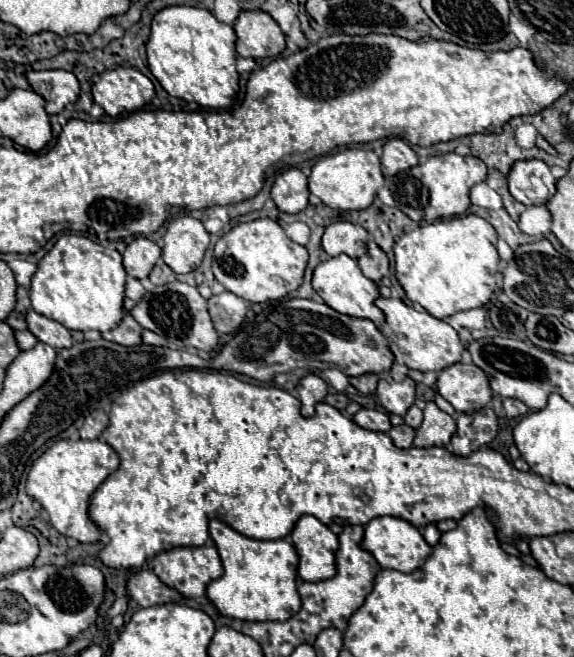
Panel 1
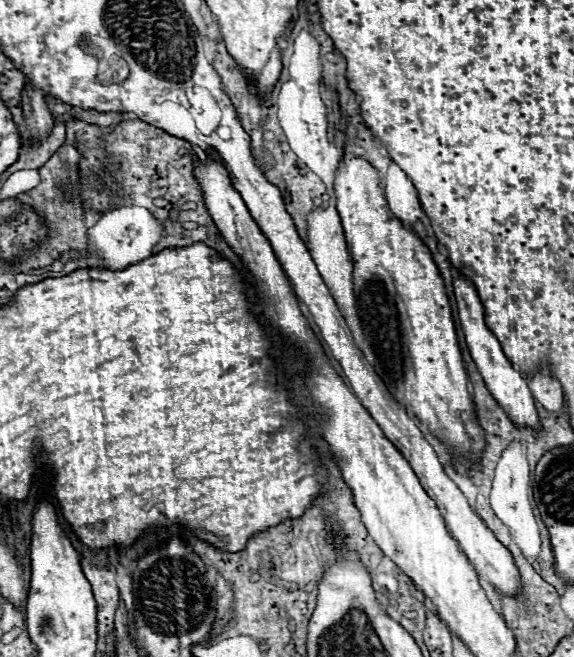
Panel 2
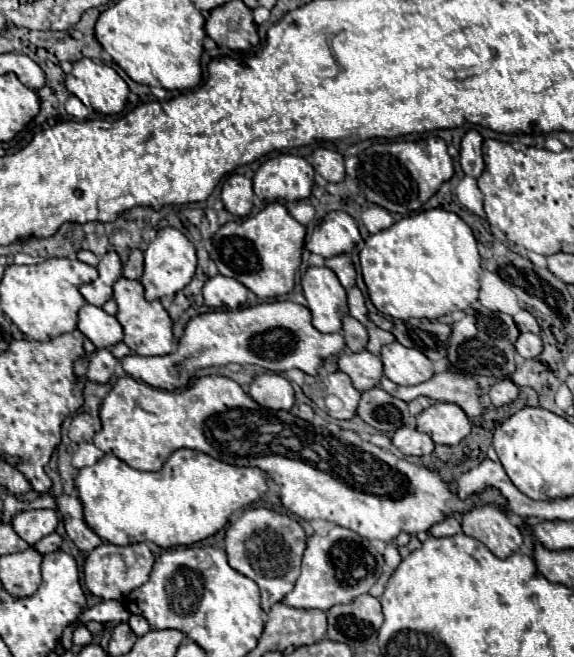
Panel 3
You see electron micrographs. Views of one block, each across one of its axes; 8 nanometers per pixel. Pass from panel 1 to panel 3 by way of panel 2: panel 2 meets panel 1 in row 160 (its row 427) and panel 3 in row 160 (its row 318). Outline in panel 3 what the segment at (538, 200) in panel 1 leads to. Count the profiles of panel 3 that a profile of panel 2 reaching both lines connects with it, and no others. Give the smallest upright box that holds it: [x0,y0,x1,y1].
[460,130,484,178]

